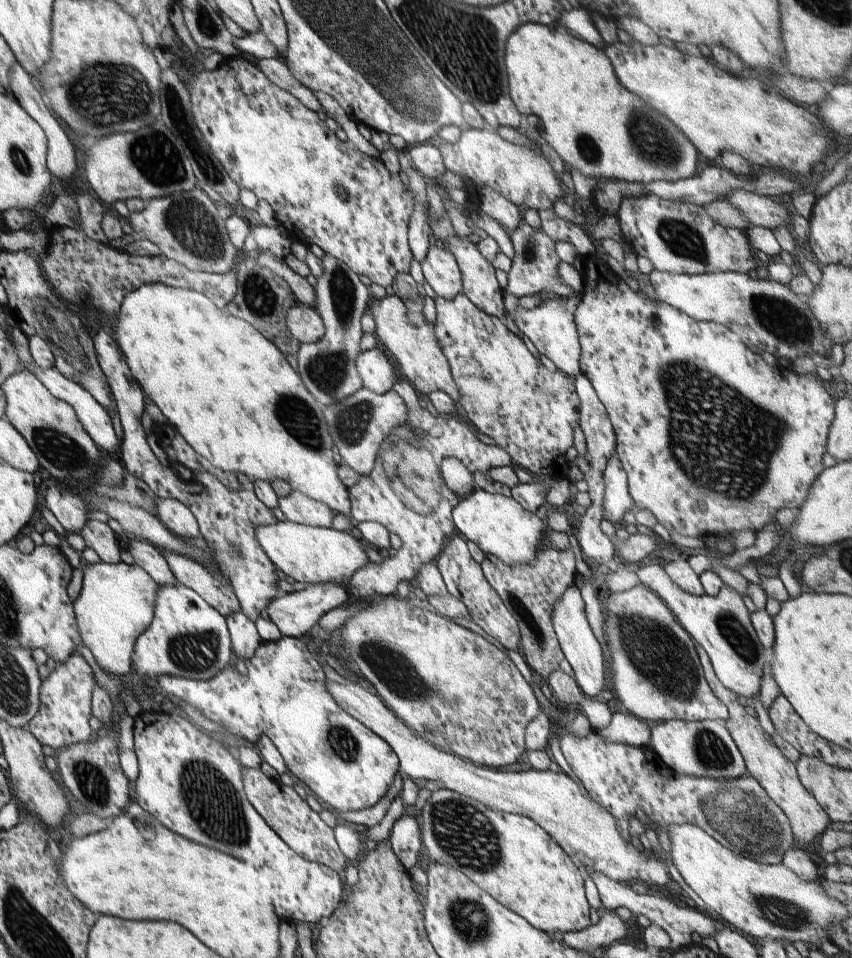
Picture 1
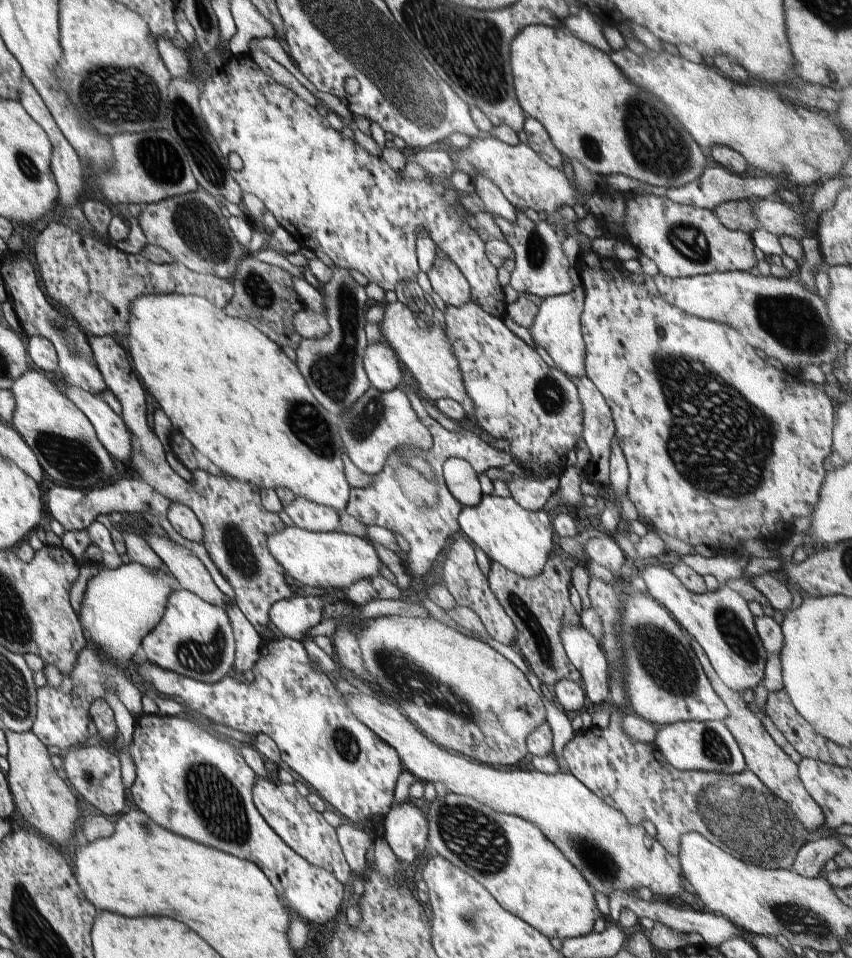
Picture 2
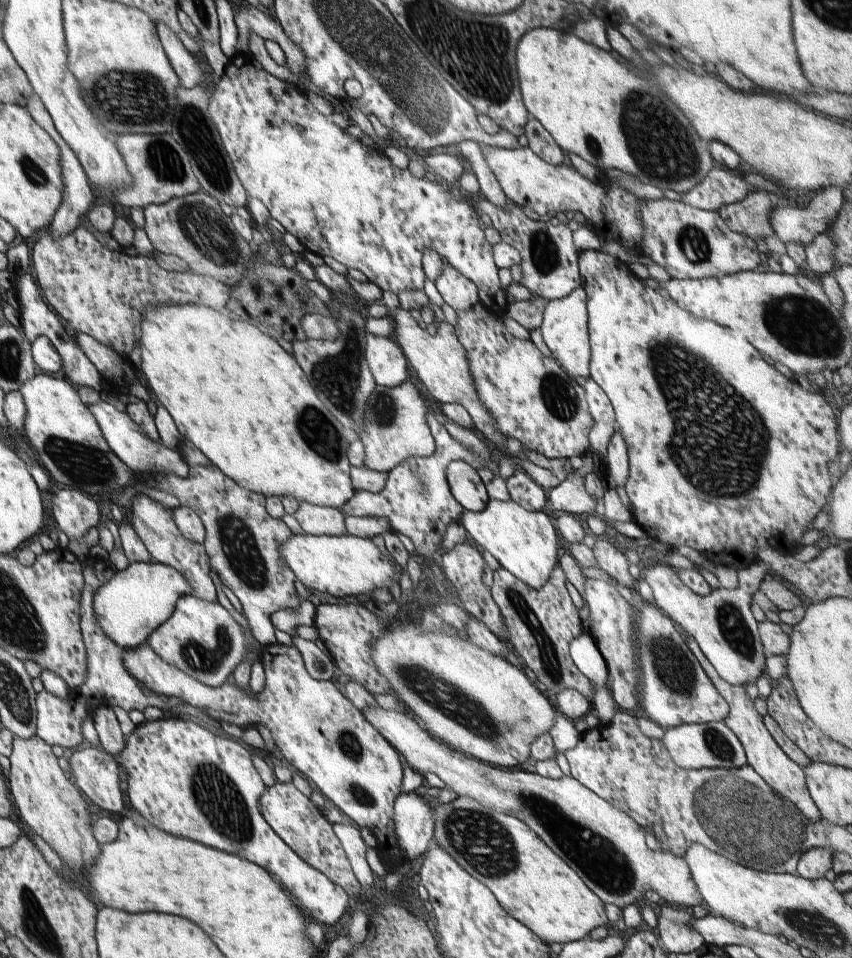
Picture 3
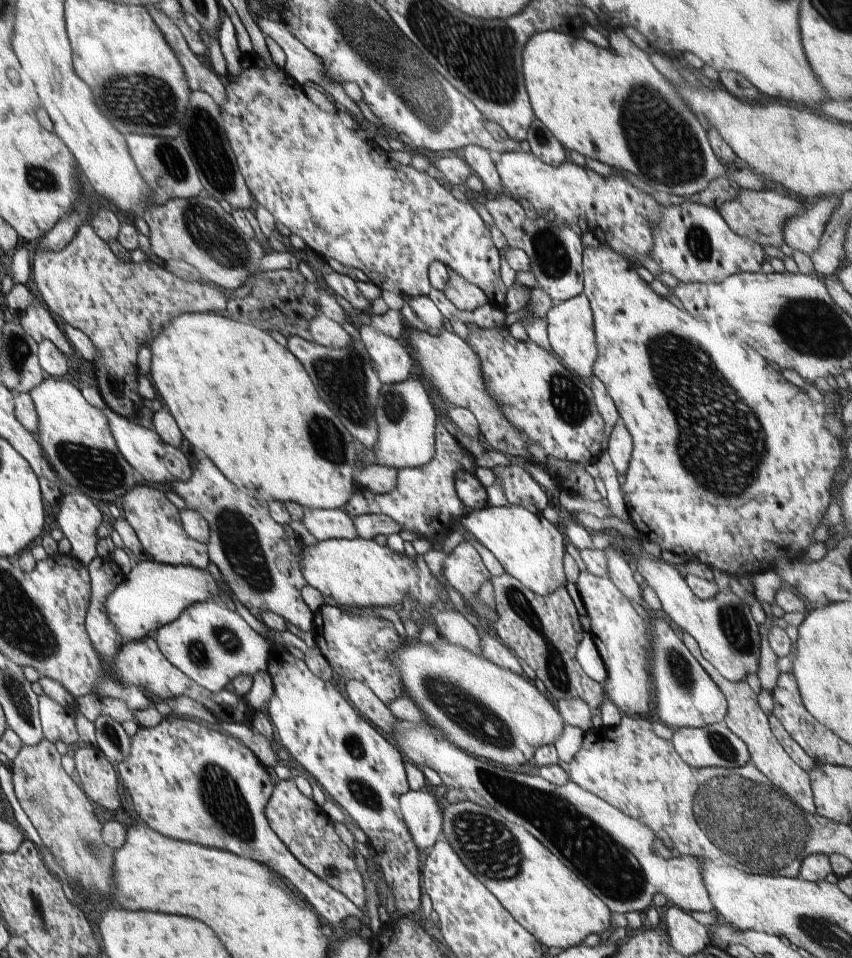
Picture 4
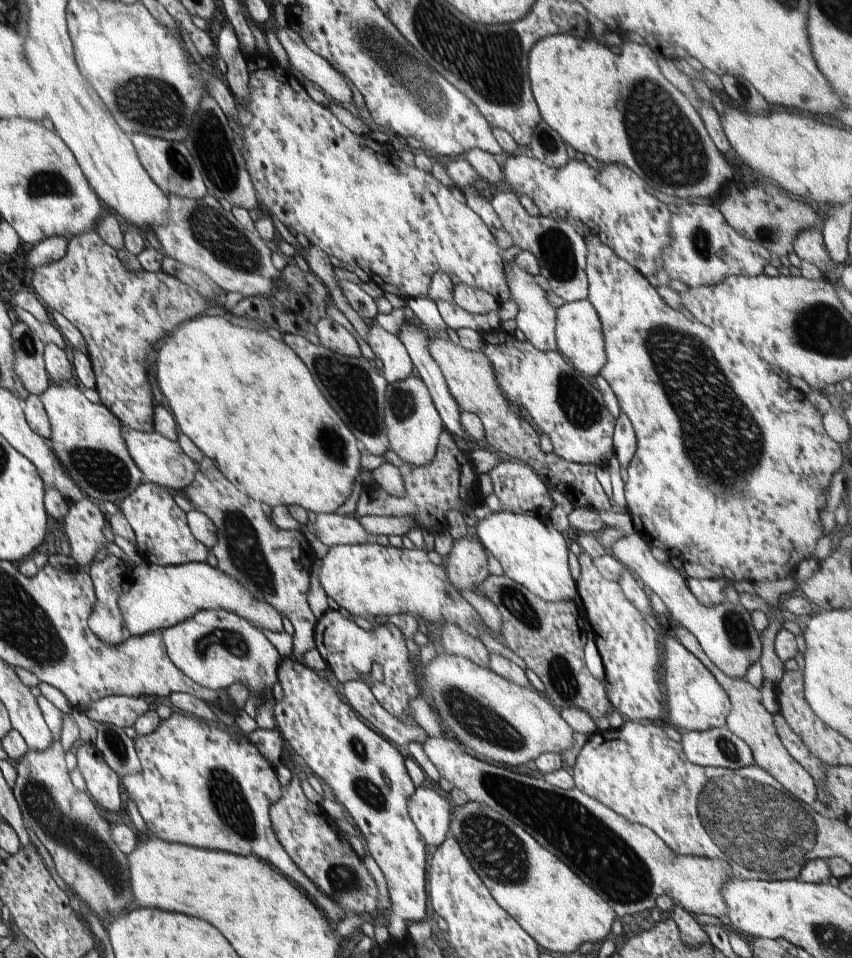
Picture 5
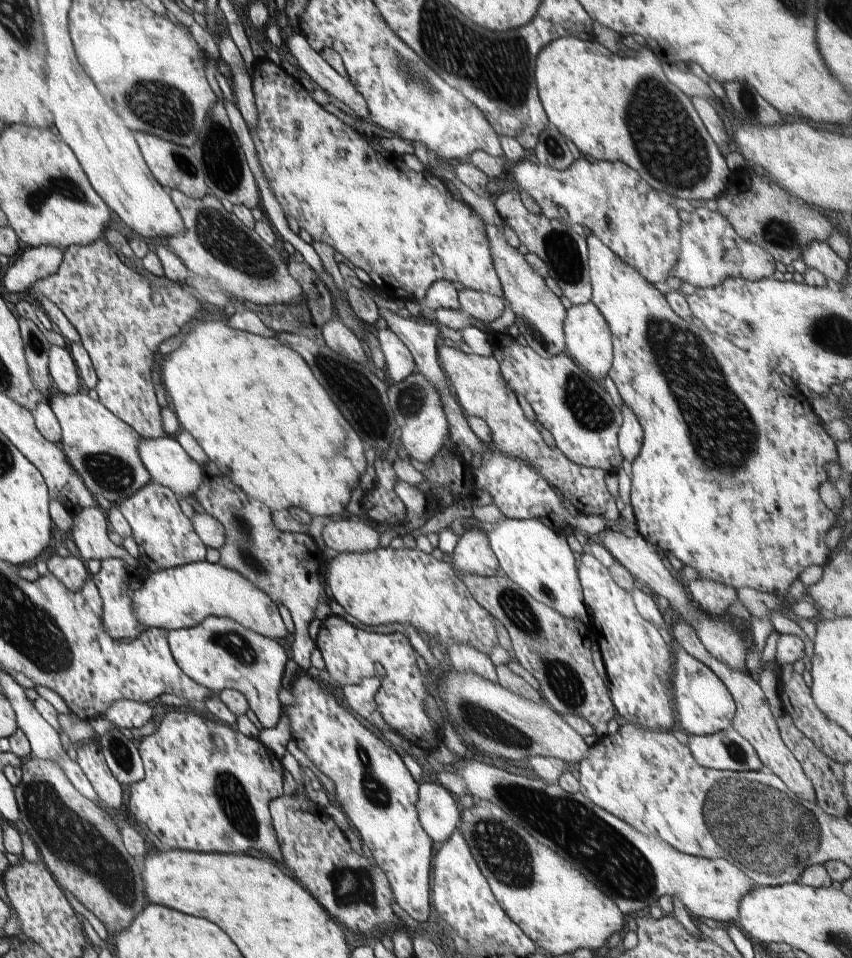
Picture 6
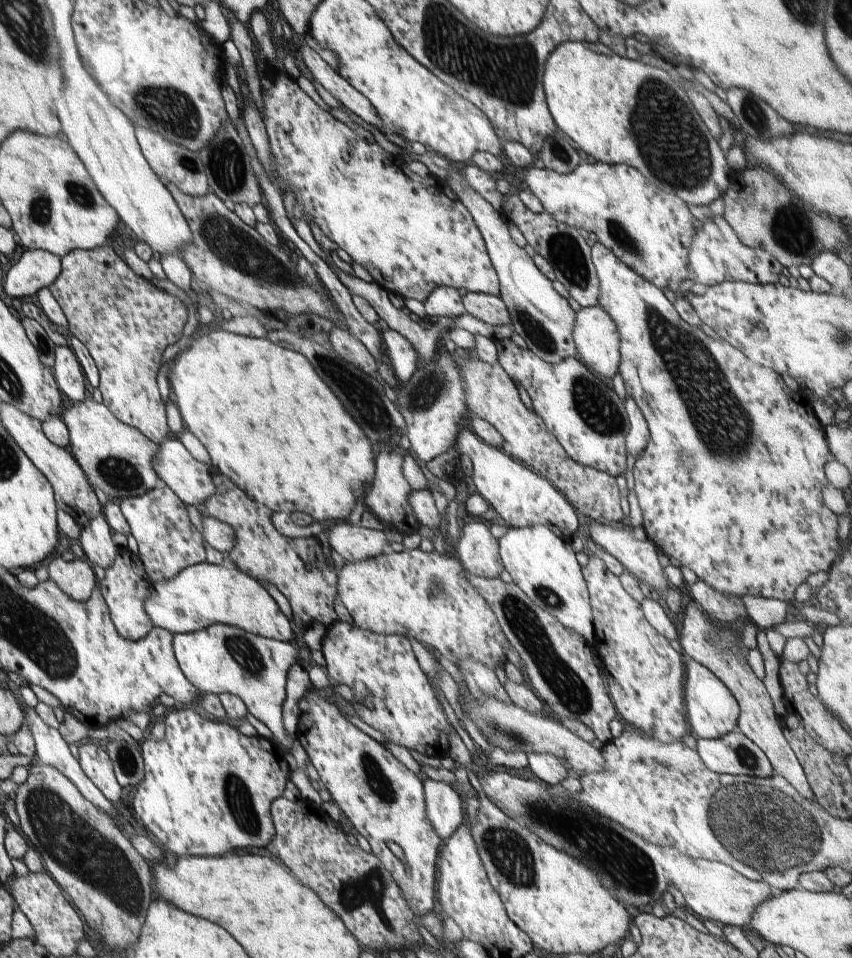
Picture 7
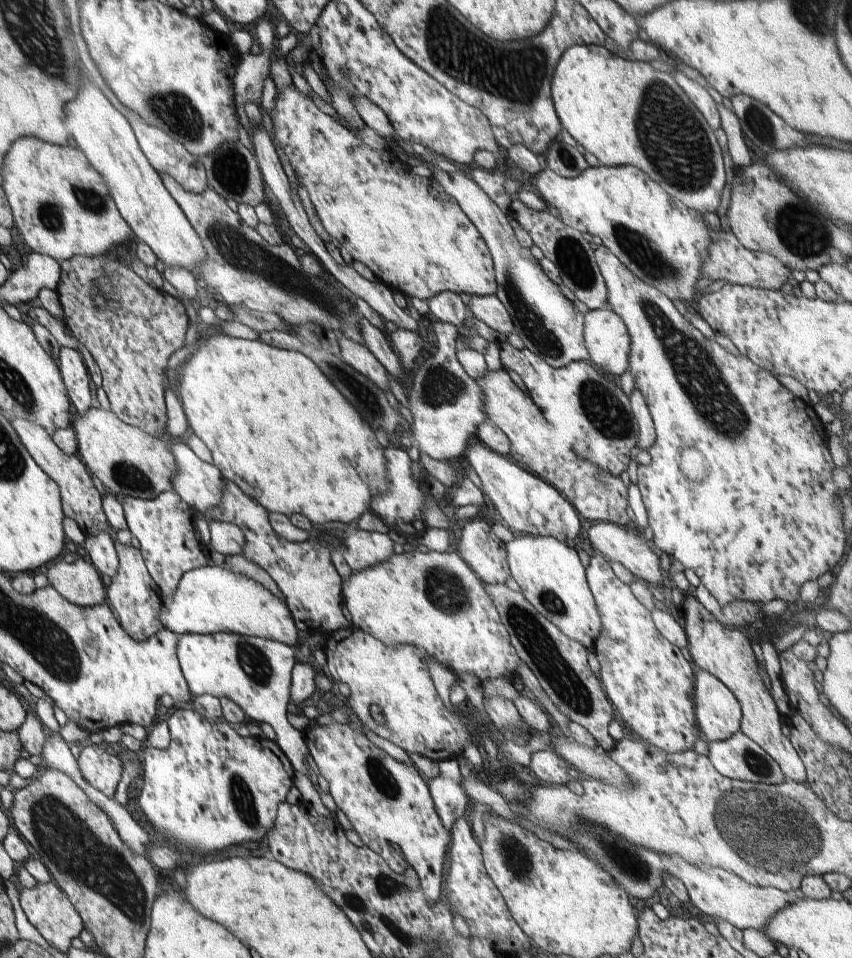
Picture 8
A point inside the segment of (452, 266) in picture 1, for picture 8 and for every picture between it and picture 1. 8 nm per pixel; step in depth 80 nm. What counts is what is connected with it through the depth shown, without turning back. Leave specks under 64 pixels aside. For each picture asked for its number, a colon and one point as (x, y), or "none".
2: (449, 283)
3: (462, 294)
4: (463, 295)
5: (473, 300)
6: (487, 308)
7: (491, 309)
8: (488, 309)

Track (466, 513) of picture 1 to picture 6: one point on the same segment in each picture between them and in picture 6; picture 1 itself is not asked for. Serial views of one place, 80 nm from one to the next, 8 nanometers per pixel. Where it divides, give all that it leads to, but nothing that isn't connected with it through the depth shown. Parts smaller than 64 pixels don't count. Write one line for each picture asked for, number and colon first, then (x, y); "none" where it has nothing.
2: (521, 540)
3: (525, 543)
4: (531, 549)
5: (531, 551)
6: (534, 555)

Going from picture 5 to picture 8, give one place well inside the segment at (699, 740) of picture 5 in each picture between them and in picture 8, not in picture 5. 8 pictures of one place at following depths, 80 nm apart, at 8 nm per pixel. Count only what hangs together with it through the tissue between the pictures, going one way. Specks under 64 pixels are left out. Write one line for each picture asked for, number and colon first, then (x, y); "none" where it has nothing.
6: (726, 750)
7: (732, 754)
8: (738, 757)

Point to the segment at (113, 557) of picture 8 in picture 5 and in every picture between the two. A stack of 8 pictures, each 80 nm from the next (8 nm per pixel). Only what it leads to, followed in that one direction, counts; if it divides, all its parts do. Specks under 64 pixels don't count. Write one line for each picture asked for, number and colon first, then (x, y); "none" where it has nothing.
5: (84, 524)
6: (89, 532)
7: (96, 538)

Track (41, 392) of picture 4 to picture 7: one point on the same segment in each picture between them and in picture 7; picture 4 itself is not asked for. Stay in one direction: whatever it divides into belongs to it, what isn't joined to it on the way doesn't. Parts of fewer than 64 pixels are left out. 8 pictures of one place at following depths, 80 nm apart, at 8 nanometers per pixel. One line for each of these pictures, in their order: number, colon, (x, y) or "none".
5: (87, 438)
6: (103, 449)
7: (117, 459)

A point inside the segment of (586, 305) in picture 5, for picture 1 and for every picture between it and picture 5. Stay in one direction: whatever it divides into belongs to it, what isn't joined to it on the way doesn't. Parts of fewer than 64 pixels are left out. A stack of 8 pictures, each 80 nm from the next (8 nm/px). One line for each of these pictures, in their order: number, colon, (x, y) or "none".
1: (551, 327)
2: (557, 327)
3: (565, 322)
4: (571, 332)

